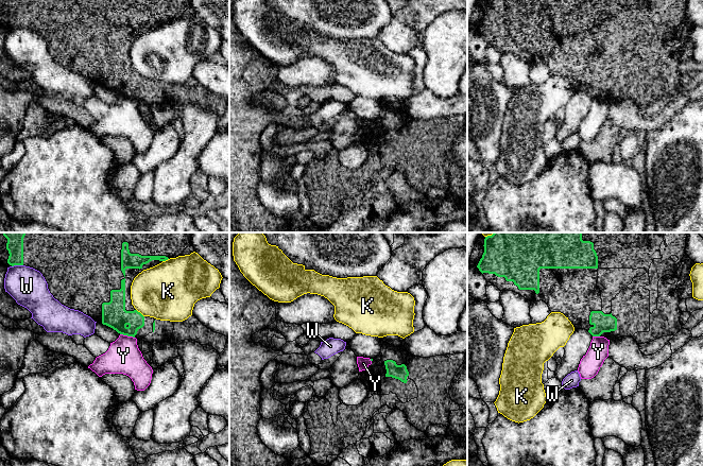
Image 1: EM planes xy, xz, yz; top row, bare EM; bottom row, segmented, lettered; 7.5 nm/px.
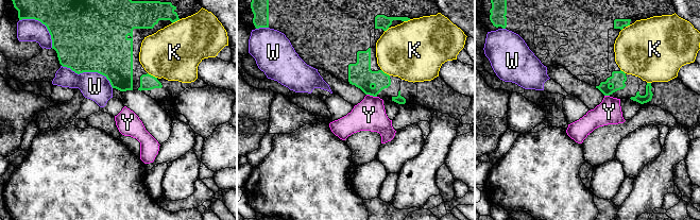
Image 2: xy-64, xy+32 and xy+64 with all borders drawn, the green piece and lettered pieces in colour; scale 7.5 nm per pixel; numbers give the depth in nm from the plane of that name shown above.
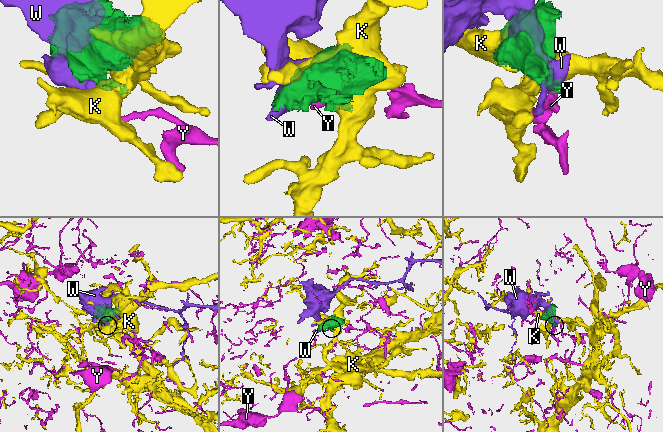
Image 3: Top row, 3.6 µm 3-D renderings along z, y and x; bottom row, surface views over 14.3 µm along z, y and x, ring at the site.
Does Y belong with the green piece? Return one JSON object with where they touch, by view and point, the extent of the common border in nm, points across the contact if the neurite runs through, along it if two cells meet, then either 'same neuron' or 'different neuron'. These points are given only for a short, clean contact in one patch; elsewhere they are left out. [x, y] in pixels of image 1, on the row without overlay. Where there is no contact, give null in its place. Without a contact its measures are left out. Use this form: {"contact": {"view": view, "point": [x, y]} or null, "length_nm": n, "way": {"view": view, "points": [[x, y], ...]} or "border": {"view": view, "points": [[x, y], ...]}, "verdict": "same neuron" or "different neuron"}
{"contact": {"view": "xy", "point": [127, 98]}, "length_nm": 120, "border": {"view": "xy", "points": [[120, 96], [134, 100]]}, "verdict": "different neuron"}

